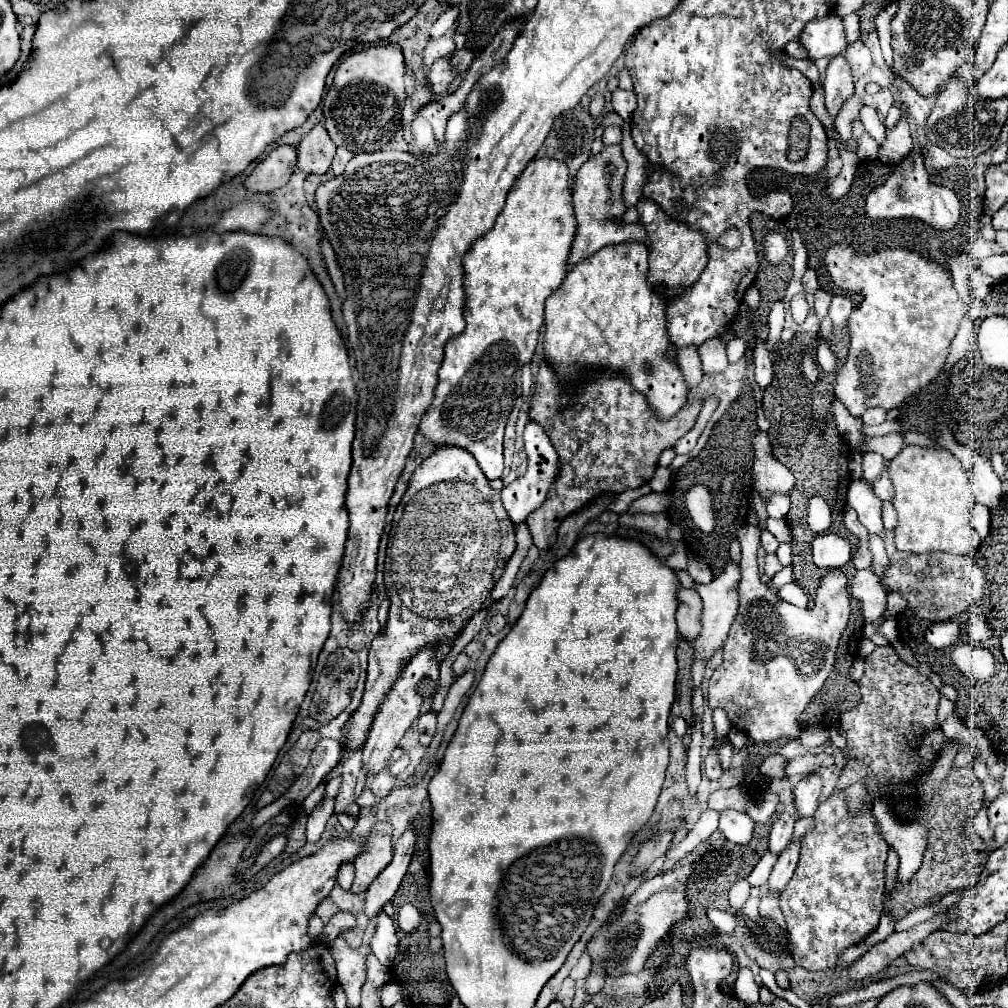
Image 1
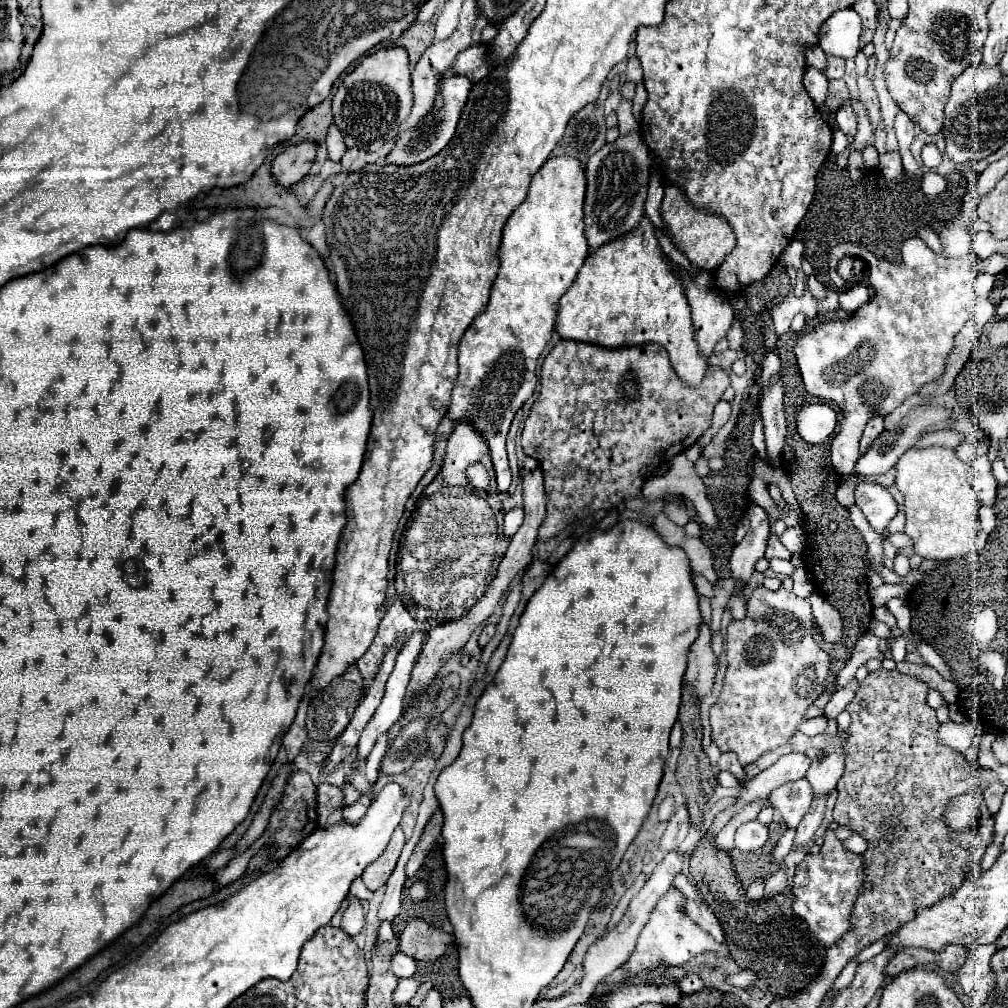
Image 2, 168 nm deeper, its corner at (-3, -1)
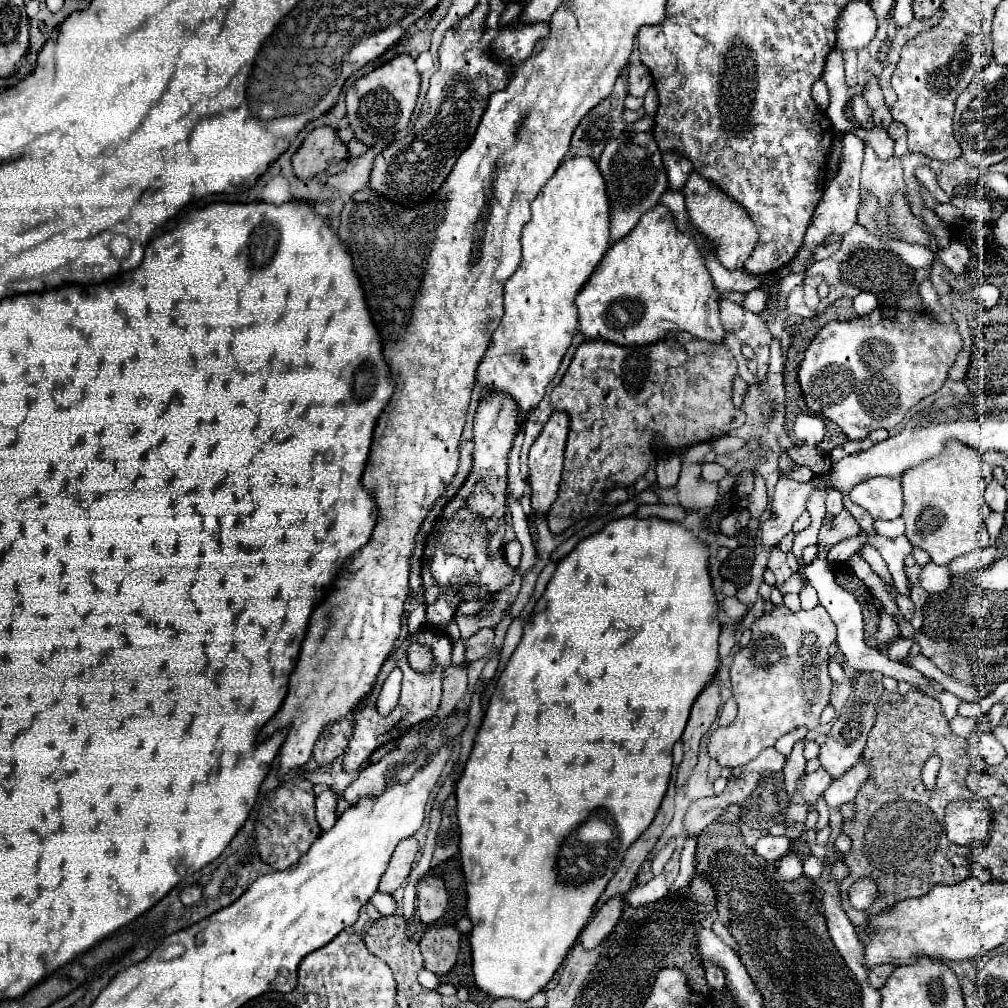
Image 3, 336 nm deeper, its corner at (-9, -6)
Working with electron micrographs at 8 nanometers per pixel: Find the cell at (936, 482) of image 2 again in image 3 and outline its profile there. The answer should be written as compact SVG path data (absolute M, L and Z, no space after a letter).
M947 443L941 455L919 463L901 477L905 499L903 519L907 525L905 535L913 547L925 549L935 565L947 565L955 557L989 547L985 519L991 509L983 495L987 483L981 469L983 459L979 451L963 443Z

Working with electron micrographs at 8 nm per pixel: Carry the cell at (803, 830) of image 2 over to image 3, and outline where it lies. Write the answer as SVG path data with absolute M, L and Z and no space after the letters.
M859 761L853 765L841 779L833 781L827 791L823 793L823 799L829 809L839 809L845 803L851 803L859 791L859 787L867 781L867 765Z

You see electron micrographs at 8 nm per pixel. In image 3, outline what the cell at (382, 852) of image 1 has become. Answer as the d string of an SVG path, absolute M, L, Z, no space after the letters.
M411 837L411 839L403 839L403 843L399 843L393 851L393 857L383 873L383 879L379 881L379 891L381 893L395 893L407 879L413 861L417 859L419 853L419 843Z

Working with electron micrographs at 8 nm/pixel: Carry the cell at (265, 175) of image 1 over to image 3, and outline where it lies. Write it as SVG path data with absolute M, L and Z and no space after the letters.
M317 127L305 137L291 163L299 179L313 179L345 157L347 145L339 141L337 133L331 127Z

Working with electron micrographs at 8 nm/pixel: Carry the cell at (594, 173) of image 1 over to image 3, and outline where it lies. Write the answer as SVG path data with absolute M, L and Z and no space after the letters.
M623 133L619 141L609 141L599 157L599 171L607 183L607 199L611 207L611 241L623 239L641 219L641 215L659 203L661 193L667 189L667 173L661 161L661 151L653 133Z

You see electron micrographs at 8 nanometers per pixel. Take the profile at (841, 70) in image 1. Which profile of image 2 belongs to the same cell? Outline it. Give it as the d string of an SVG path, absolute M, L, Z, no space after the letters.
M845 102L845 106L837 112L837 128L847 136L847 144L853 144L855 132L857 132L857 116L851 110L851 102Z

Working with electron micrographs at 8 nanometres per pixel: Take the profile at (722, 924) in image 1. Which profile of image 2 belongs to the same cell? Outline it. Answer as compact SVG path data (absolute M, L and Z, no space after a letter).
M675 874L675 886L681 888L681 890L687 894L687 898L693 898L693 900L699 898L699 896L697 896L699 892L689 884L689 880L687 880L683 874Z

